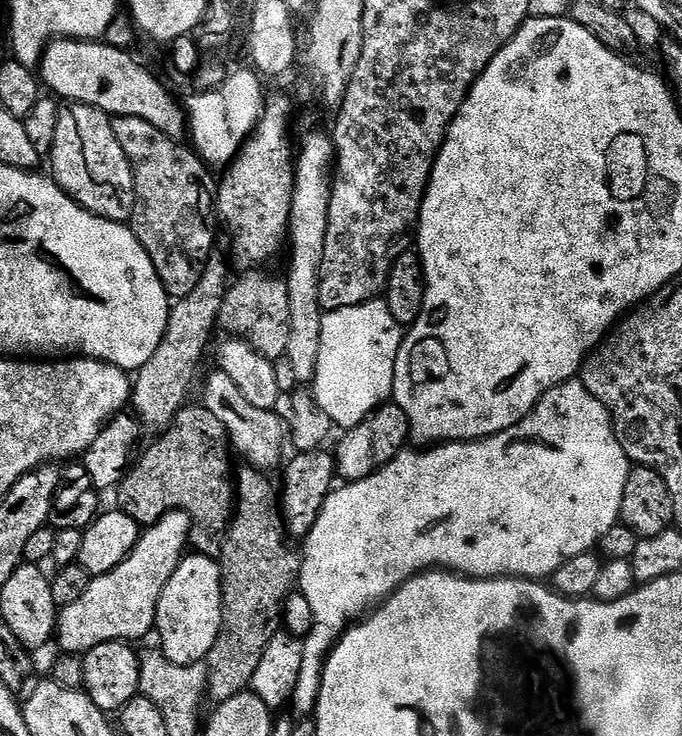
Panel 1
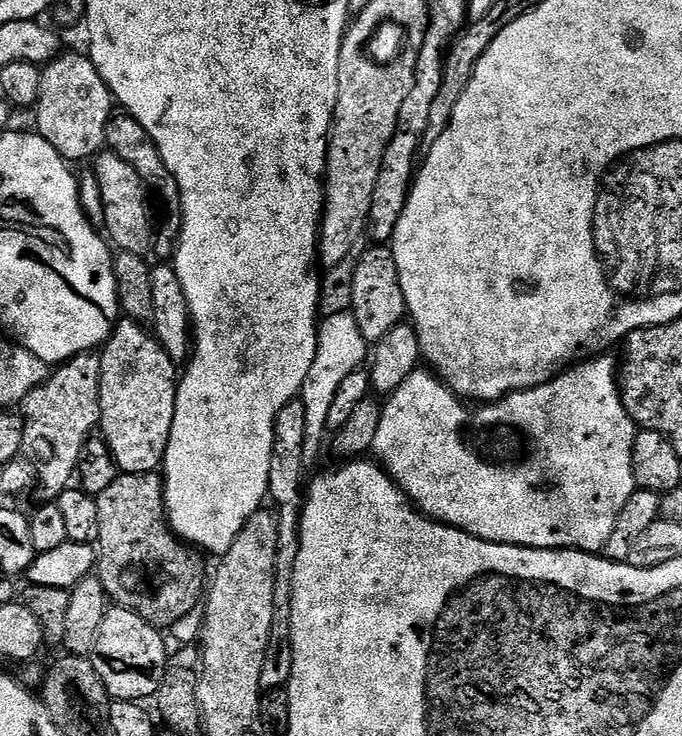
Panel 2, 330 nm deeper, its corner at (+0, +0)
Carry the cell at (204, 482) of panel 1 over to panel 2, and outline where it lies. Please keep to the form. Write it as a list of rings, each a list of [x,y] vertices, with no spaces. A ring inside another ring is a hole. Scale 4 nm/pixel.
[[[156,474],[117,475],[116,480],[110,482],[110,486],[106,486],[106,490],[102,490],[100,496],[95,497],[94,504],[96,504],[96,528],[100,531],[100,544],[98,543],[98,575],[104,587],[105,597],[107,597],[113,605],[128,608],[134,614],[138,614],[138,618],[142,618],[150,627],[161,630],[174,627],[179,620],[186,619],[195,608],[197,611],[198,605],[201,603],[202,597],[206,592],[206,572],[204,576],[205,557],[201,555],[197,549],[185,544],[184,541],[179,539],[176,533],[168,527],[168,521],[164,515],[163,479]]]

